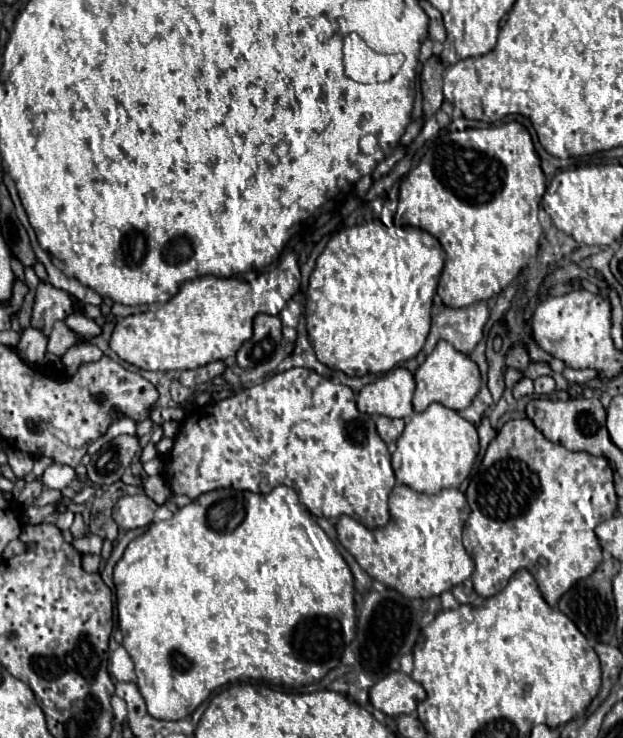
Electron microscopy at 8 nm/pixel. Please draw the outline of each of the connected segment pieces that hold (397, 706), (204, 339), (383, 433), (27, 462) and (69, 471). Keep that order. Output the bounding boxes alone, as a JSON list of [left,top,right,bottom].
[[369,671,425,717],[109,251,301,371],[377,417,403,445],[7,451,33,479],[43,463,75,489]]

